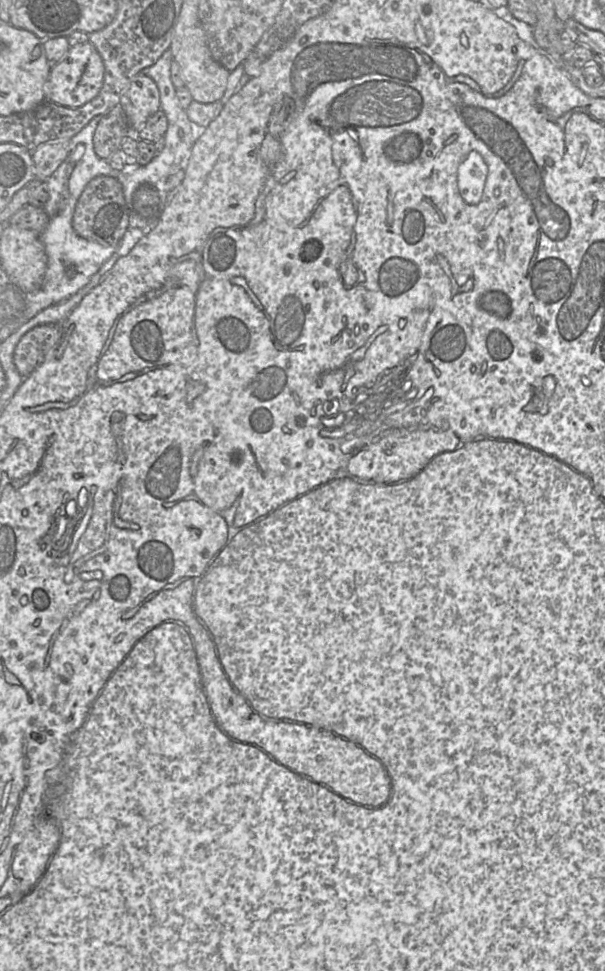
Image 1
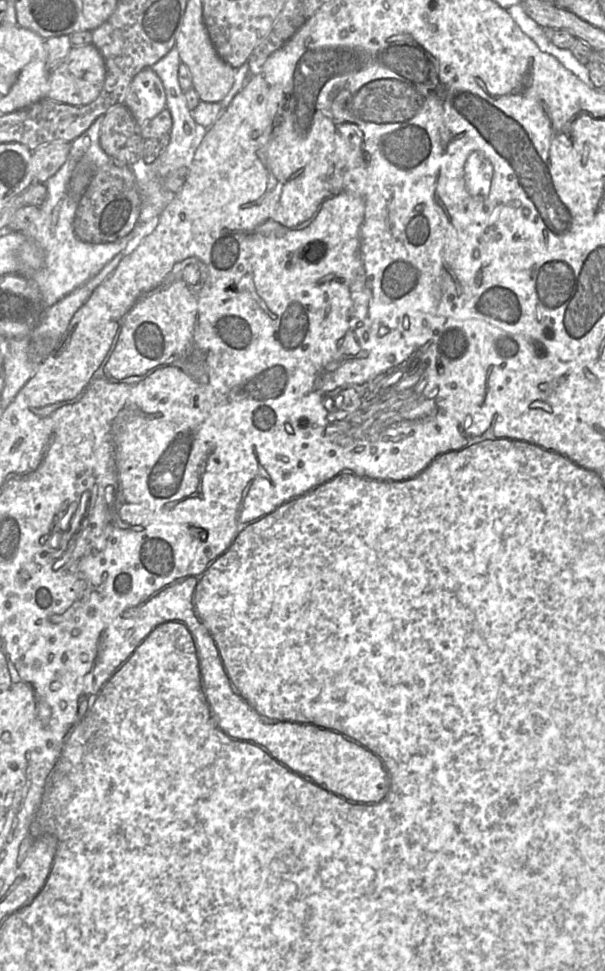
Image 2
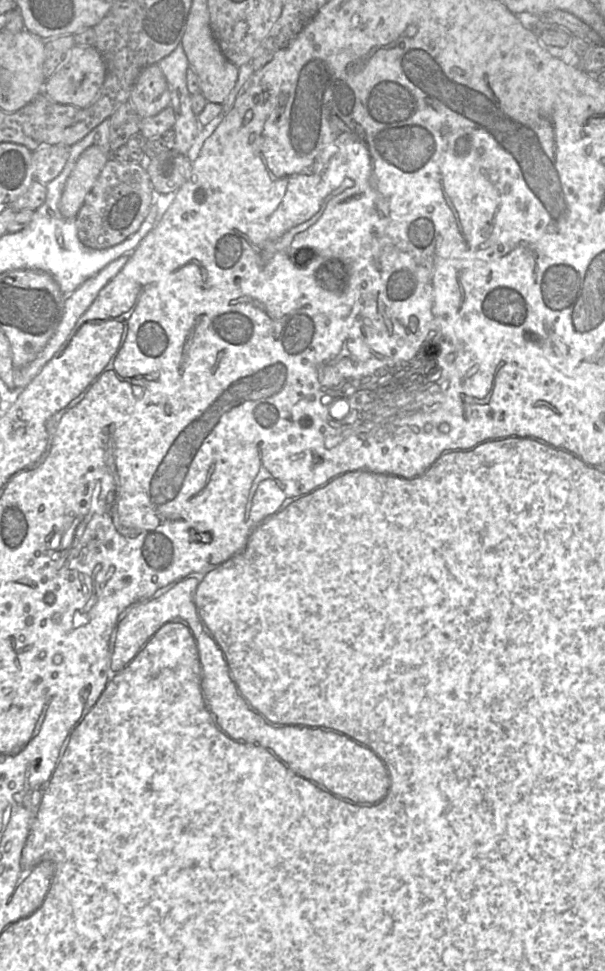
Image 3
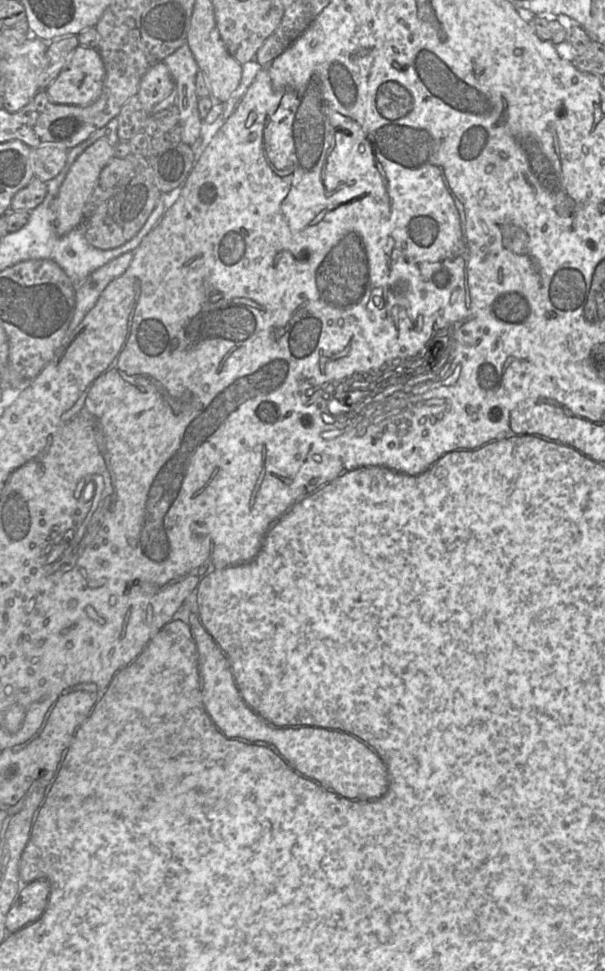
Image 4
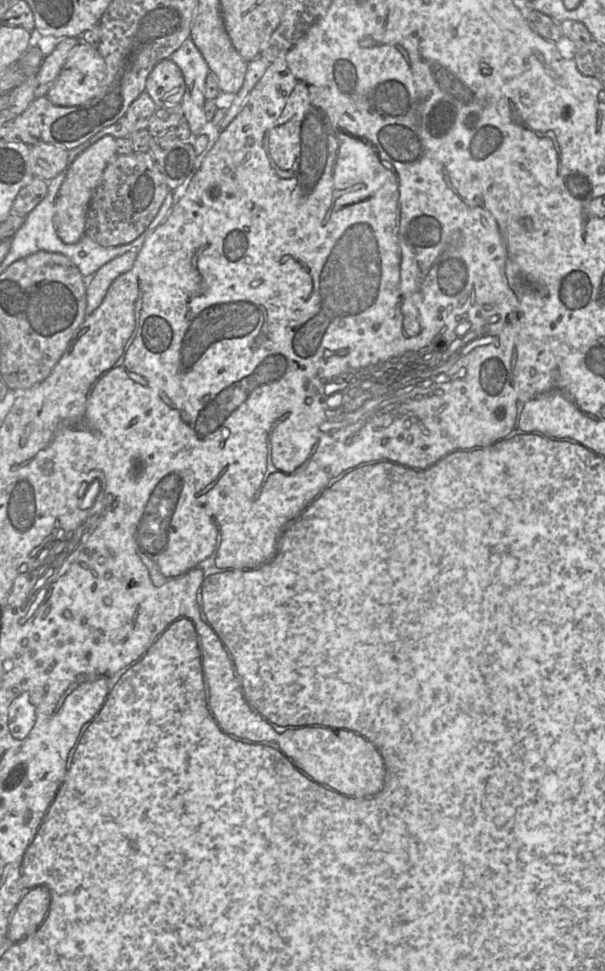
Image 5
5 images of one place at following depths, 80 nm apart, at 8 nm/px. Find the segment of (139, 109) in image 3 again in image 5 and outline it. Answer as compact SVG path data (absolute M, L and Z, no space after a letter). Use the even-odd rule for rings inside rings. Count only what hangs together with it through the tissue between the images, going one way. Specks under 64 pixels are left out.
M169 58L159 61L147 77L144 92L158 108L180 104L185 92L181 69Z

